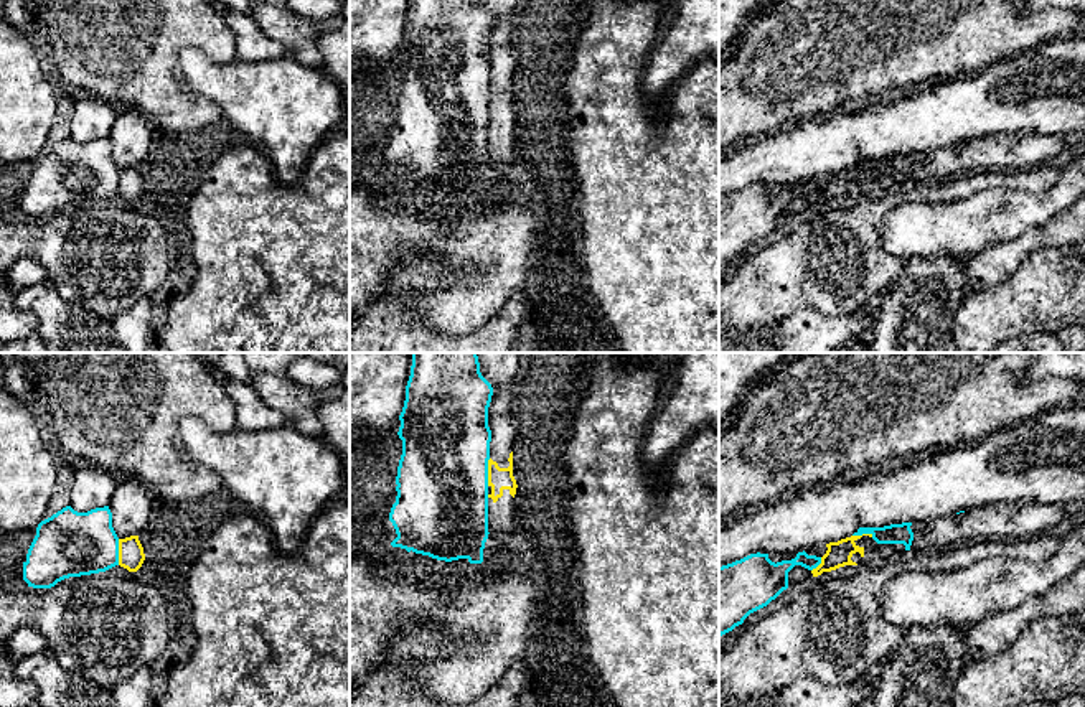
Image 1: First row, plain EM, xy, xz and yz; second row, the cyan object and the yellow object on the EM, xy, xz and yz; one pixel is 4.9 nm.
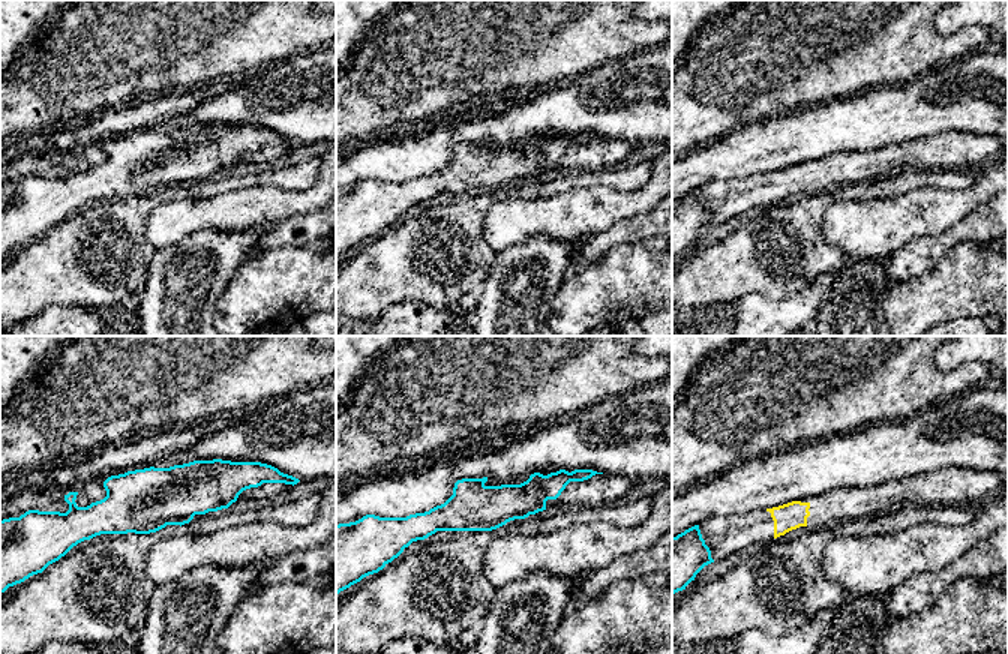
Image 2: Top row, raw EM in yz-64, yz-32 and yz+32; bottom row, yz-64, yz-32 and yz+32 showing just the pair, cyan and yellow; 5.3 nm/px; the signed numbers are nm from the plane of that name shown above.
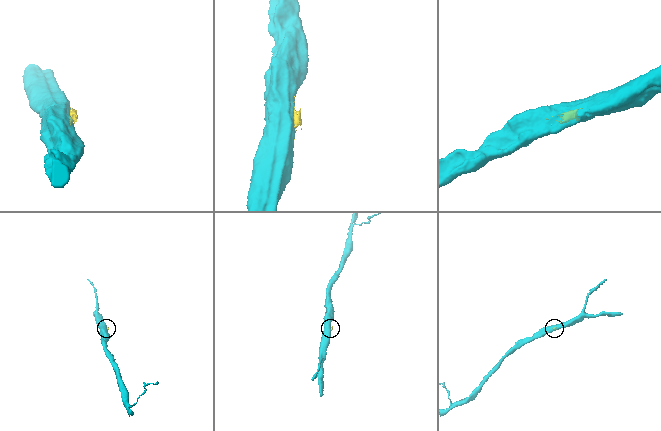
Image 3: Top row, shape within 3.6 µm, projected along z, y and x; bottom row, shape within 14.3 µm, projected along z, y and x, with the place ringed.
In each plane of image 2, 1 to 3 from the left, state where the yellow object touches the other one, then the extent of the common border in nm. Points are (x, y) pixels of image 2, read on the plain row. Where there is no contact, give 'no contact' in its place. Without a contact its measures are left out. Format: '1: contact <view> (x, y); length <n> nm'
1: no contact
2: no contact
3: no contact

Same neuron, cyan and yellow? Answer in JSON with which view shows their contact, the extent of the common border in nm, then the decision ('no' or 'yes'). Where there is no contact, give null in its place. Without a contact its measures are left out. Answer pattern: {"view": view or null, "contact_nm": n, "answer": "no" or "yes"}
{"view": "xz", "contact_nm": 140, "answer": "no"}

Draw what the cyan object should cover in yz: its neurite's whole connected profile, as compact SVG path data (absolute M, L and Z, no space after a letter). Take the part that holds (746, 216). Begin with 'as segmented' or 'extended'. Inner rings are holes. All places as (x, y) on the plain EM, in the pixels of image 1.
as segmented | M805 181L798 183L791 191L772 193L768 185L750 185L740 191L719 198L719 267L732 262L742 255L744 250L767 237L783 221L788 219L788 203L795 196L801 196L808 201L816 199L821 194L821 188L808 186Z

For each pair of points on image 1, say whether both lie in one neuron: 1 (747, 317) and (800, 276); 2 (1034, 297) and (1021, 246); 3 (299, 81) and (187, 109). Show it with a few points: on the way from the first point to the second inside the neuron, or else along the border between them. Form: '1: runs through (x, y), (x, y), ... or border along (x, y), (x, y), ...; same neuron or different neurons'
1: runs through (760, 304), (787, 277); same neuron
2: border along (1057, 249), (1031, 251), (1003, 279), (995, 282); different neurons
3: border along (183, 79), (193, 91), (211, 99), (223, 111); different neurons

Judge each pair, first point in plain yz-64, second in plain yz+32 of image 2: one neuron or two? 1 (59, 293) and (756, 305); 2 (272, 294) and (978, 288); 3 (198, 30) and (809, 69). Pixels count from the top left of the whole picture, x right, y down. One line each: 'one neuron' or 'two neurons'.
1: two neurons
2: one neuron
3: one neuron

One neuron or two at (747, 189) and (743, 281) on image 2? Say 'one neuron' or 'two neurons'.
two neurons

